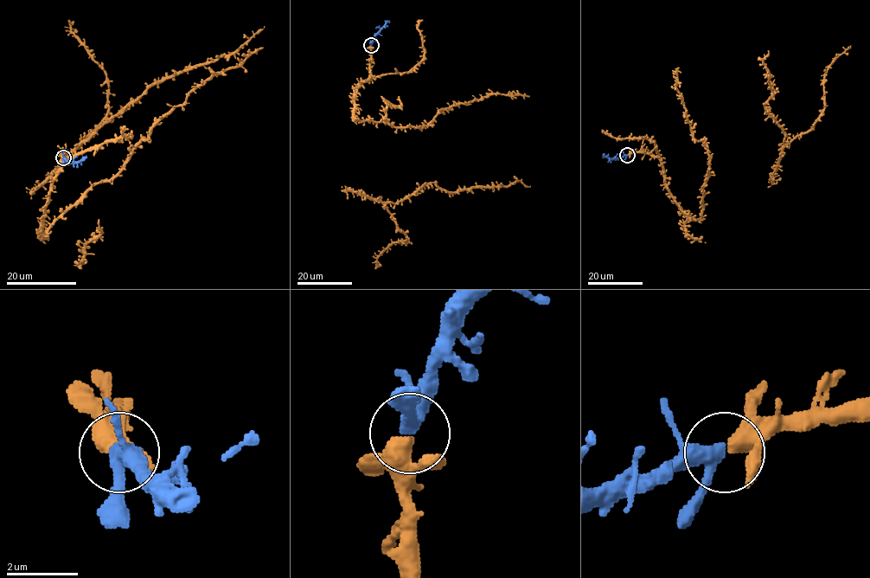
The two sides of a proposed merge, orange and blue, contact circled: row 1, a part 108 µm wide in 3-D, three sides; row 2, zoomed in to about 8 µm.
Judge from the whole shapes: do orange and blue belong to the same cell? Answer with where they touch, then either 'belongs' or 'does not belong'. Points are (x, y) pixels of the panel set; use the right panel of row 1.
place (627, 155); belongs

